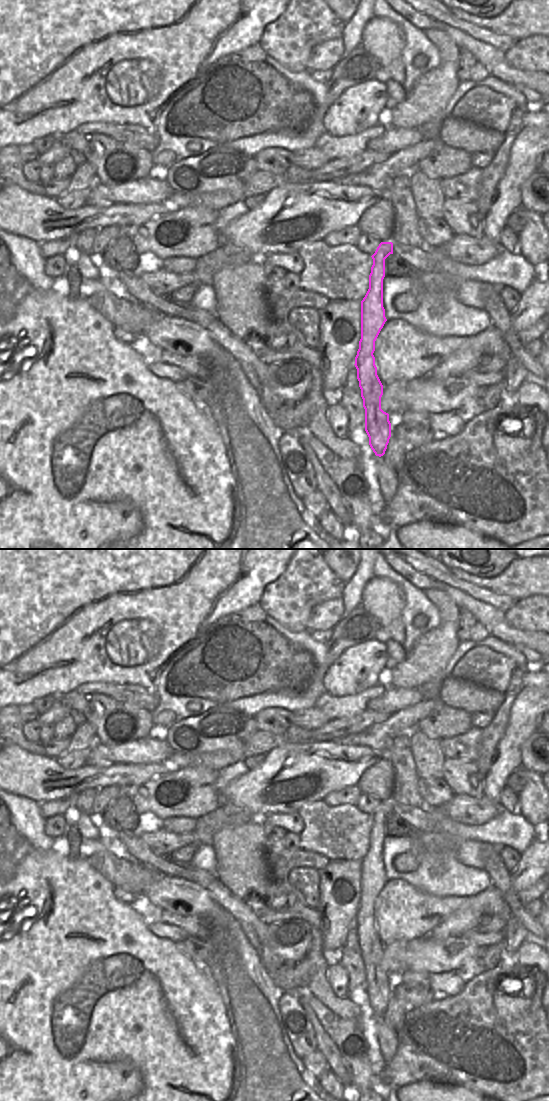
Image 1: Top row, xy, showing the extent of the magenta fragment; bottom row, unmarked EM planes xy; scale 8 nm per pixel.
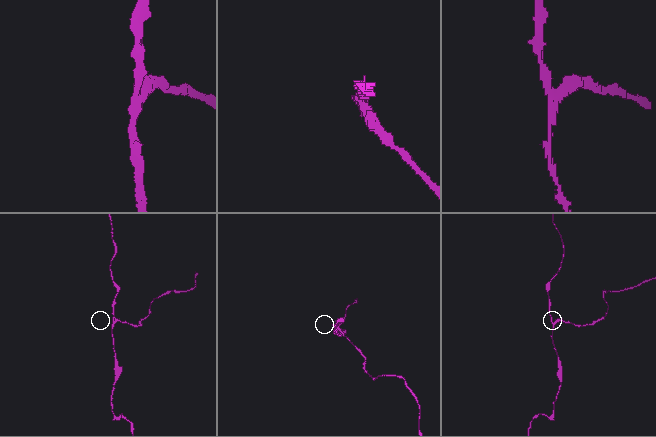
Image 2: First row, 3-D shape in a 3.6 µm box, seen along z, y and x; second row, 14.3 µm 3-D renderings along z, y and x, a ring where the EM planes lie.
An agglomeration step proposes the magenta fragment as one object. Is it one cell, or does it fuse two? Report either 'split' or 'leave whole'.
split

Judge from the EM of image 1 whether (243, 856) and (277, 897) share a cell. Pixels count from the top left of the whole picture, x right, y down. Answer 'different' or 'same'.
same

